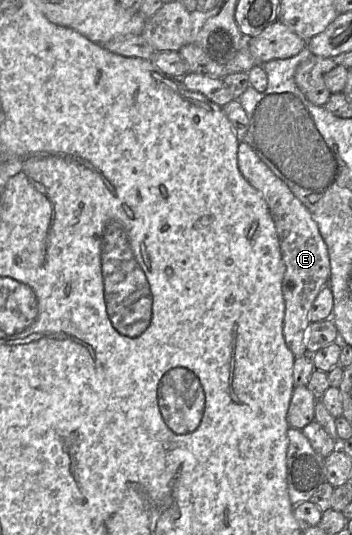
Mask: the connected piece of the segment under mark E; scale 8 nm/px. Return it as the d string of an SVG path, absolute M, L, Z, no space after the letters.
M244 141L238 144L237 161L240 173L262 194L267 203L278 235L285 263L282 292L285 301L283 334L286 345L295 357L309 354L306 347L310 325L309 311L320 290L329 285L330 262L327 246L309 210Z

